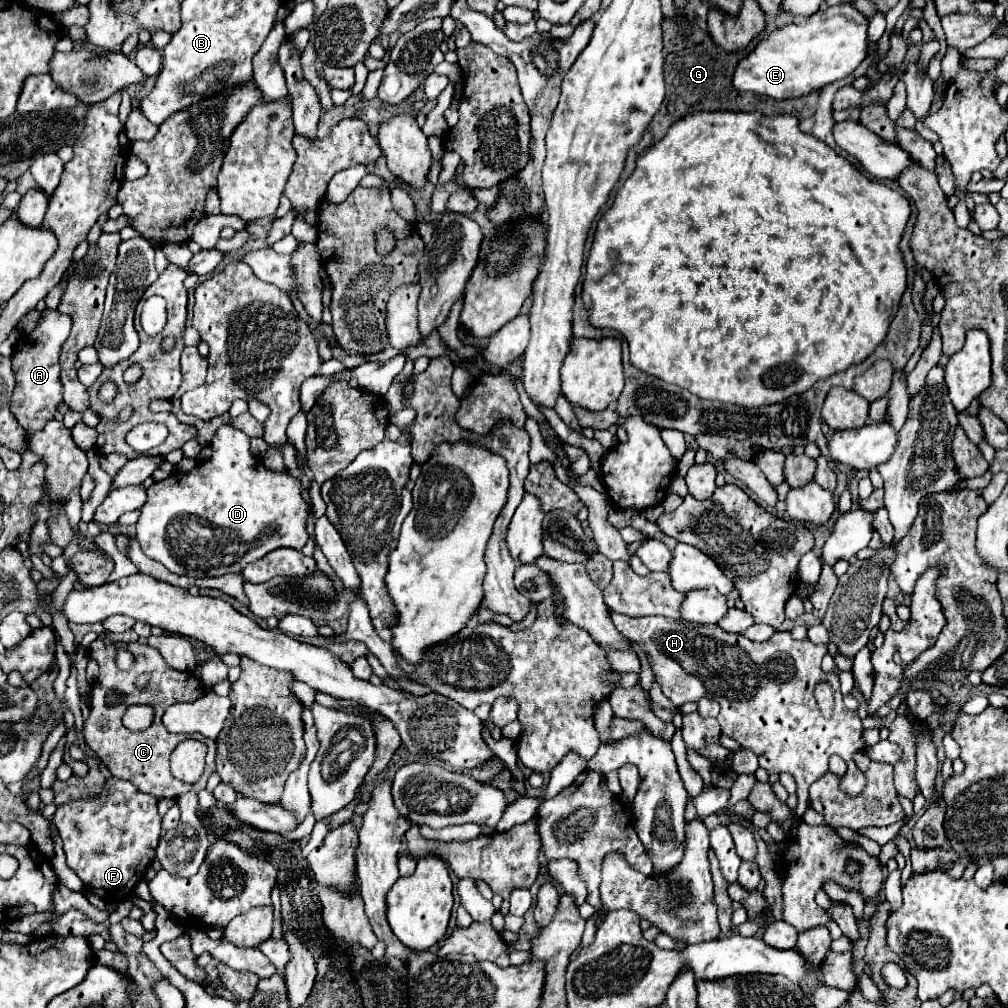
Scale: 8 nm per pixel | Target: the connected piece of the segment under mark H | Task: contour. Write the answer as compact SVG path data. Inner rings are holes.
M610 612L614 626L620 634L624 634L628 640L634 640L644 652L652 666L652 672L656 680L662 686L662 692L666 698L716 698L720 704L718 724L722 728L724 736L734 738L742 748L752 750L758 756L758 762L768 772L790 772L798 784L798 808L796 816L802 818L802 814L808 808L808 788L814 780L822 778L828 770L828 758L832 754L838 754L848 764L848 794L856 796L864 788L864 774L852 760L852 756L864 748L864 742L860 740L862 734L862 722L858 712L846 710L842 704L840 694L840 682L838 676L824 674L820 668L820 662L828 648L824 644L812 644L810 640L796 640L790 632L776 630L774 636L766 642L752 642L742 634L730 634L722 630L718 624L692 624L692 622L674 622L672 618L660 618L660 616L648 616L648 618L628 618L620 616L616 612ZM828 682L834 690L834 712L832 718L824 718L816 698L814 690L816 684Z

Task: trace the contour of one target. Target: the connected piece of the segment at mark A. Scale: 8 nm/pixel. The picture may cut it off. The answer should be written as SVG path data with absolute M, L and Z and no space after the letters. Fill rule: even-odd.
M44 310L40 324L28 336L22 336L12 354L12 368L16 374L16 388L12 394L14 412L18 412L18 422L26 430L40 430L44 422L54 418L58 404L62 402L62 382L60 382L60 346L66 342L72 328L72 316L54 310Z

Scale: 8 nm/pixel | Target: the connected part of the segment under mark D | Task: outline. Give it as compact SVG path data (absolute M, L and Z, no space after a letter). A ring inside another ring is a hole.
M230 424L218 428L210 448L212 455L200 466L194 466L190 472L174 472L166 480L154 482L148 488L148 502L144 504L136 522L136 540L142 552L164 564L174 574L204 578L210 574L220 576L226 572L240 572L246 564L264 558L276 548L302 550L308 540L306 522L310 516L310 506L300 494L300 480L266 468L260 458L252 456L250 438Z

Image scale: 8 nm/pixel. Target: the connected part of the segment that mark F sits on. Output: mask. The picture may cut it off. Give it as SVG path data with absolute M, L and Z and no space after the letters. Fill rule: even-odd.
M110 776L98 796L78 798L58 806L54 824L64 840L68 866L93 893L108 902L126 900L154 862L160 836L158 800L140 792L132 782Z

